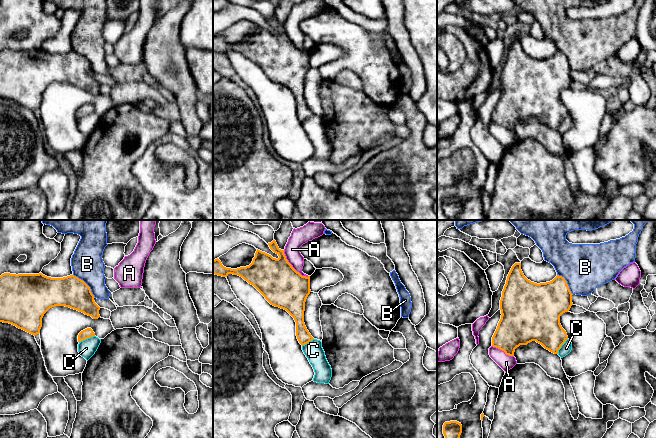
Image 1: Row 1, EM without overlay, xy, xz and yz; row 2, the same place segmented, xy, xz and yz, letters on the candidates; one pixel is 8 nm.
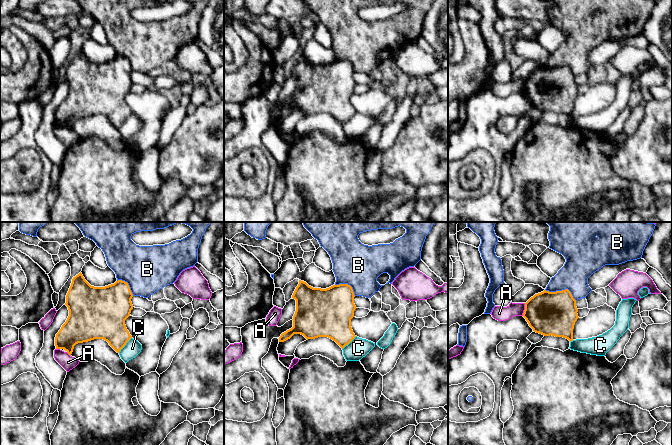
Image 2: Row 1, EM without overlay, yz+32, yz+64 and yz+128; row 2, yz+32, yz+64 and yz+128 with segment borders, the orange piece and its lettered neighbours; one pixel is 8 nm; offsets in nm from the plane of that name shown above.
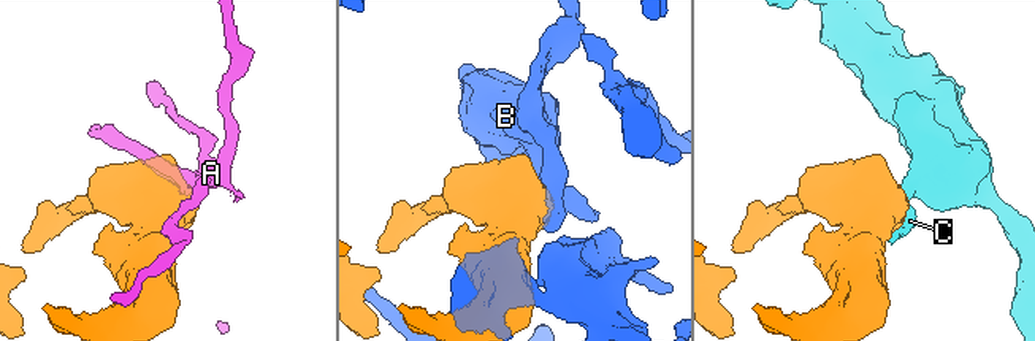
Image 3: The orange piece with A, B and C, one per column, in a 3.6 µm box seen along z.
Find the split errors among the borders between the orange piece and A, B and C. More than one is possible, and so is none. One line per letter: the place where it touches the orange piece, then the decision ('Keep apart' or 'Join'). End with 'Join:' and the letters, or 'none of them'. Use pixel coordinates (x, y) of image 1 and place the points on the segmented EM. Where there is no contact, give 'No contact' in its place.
A: Touches orange at xz (291, 266). Keep apart
B: Touches orange at xy (86, 284). Keep apart
C: Touches orange at xy (86, 338). Keep apart
Join: none of them

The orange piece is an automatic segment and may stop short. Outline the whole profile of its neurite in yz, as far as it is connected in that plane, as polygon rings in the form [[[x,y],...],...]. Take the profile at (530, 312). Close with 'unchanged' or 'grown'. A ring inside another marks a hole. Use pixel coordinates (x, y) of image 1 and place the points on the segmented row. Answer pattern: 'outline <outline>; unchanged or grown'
outline [[[515,263],[502,291],[502,315],[492,337],[492,346],[504,351],[506,355],[514,356],[517,347],[536,341],[550,352],[558,354],[558,350],[568,339],[560,324],[560,316],[573,305],[572,295],[564,277],[557,275],[550,282],[537,284],[524,276],[521,263]]]; unchanged

